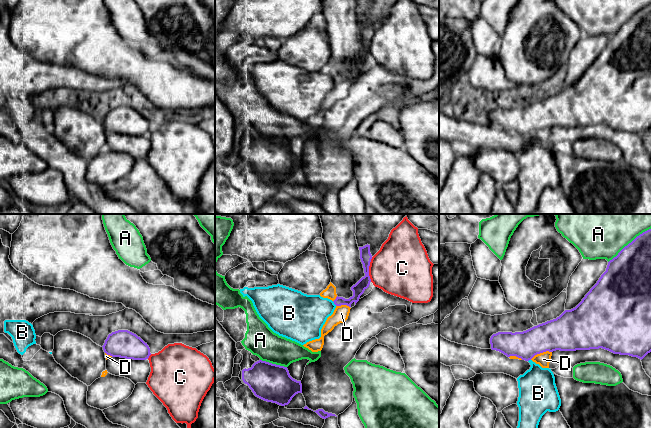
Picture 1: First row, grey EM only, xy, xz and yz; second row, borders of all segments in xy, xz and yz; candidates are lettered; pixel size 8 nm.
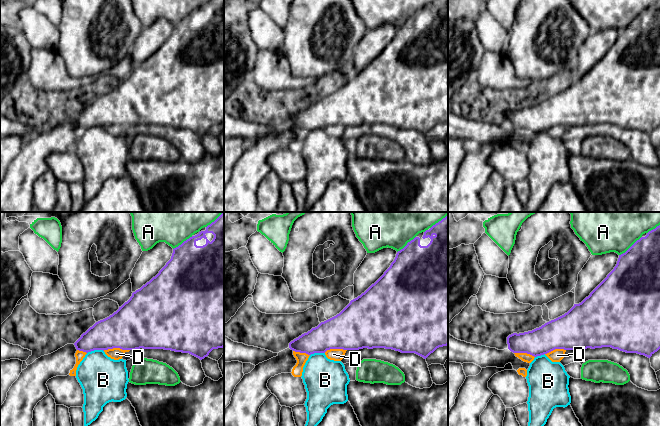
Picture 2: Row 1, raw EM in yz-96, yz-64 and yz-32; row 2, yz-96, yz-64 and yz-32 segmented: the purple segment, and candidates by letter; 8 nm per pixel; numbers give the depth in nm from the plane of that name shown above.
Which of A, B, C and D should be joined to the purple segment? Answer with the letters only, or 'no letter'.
D

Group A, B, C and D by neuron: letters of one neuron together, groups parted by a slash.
A / B / C / D

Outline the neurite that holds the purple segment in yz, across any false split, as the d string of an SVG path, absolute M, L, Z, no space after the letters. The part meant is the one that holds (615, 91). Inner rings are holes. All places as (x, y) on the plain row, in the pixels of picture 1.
M651 5L608 38L606 47L575 84L523 108L493 110L490 120L492 126L510 135L532 136L542 144L549 144L552 128L556 126L602 124L642 136L651 128Z

